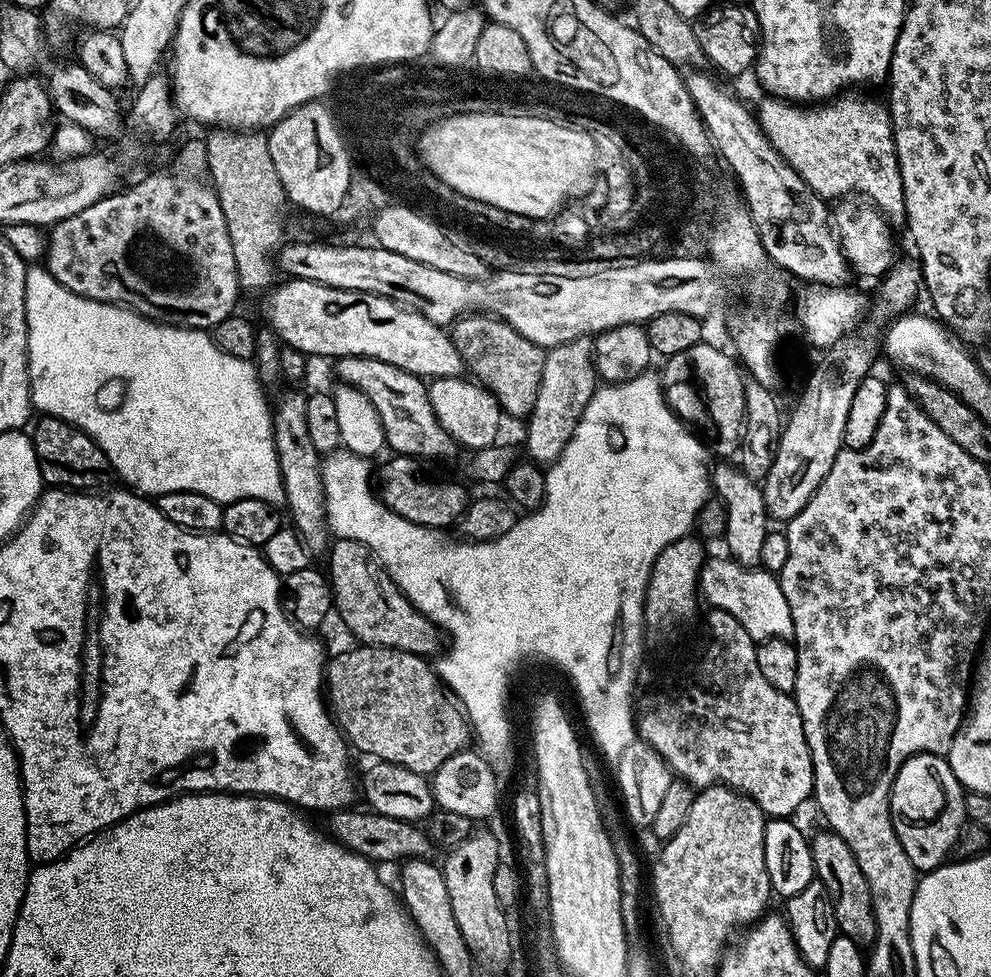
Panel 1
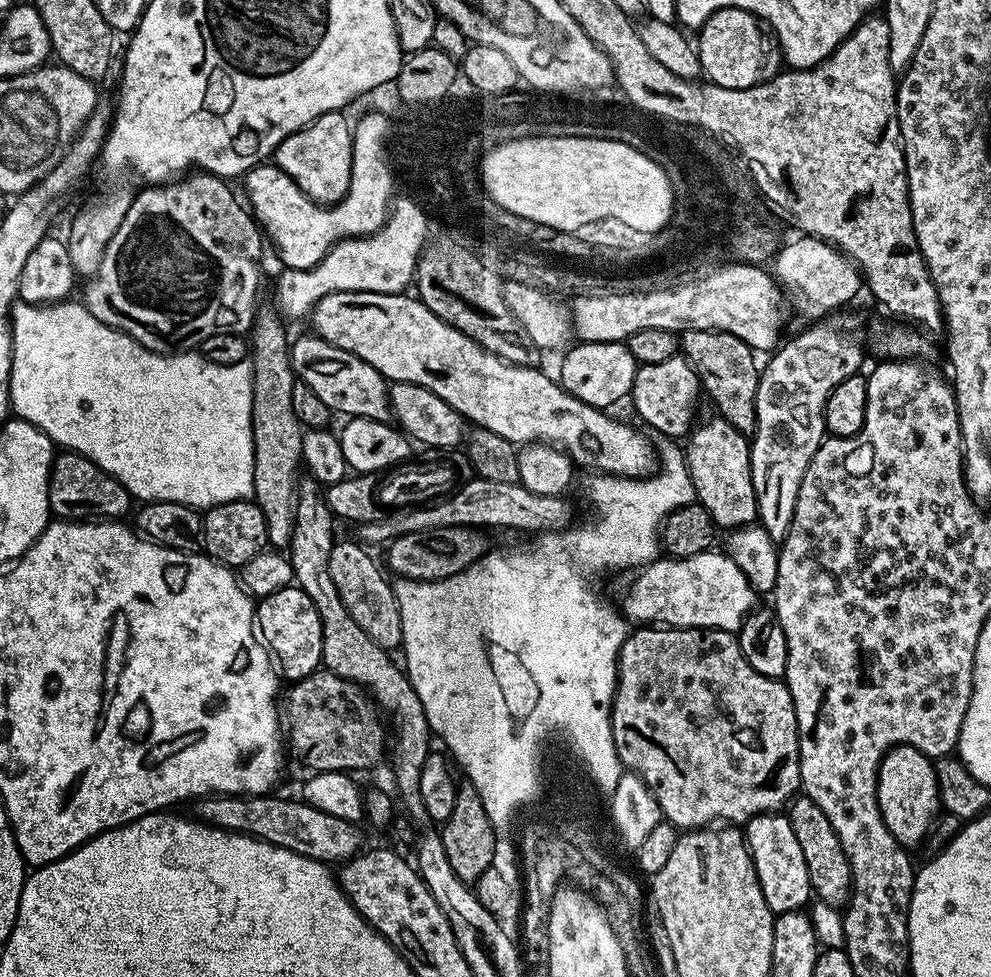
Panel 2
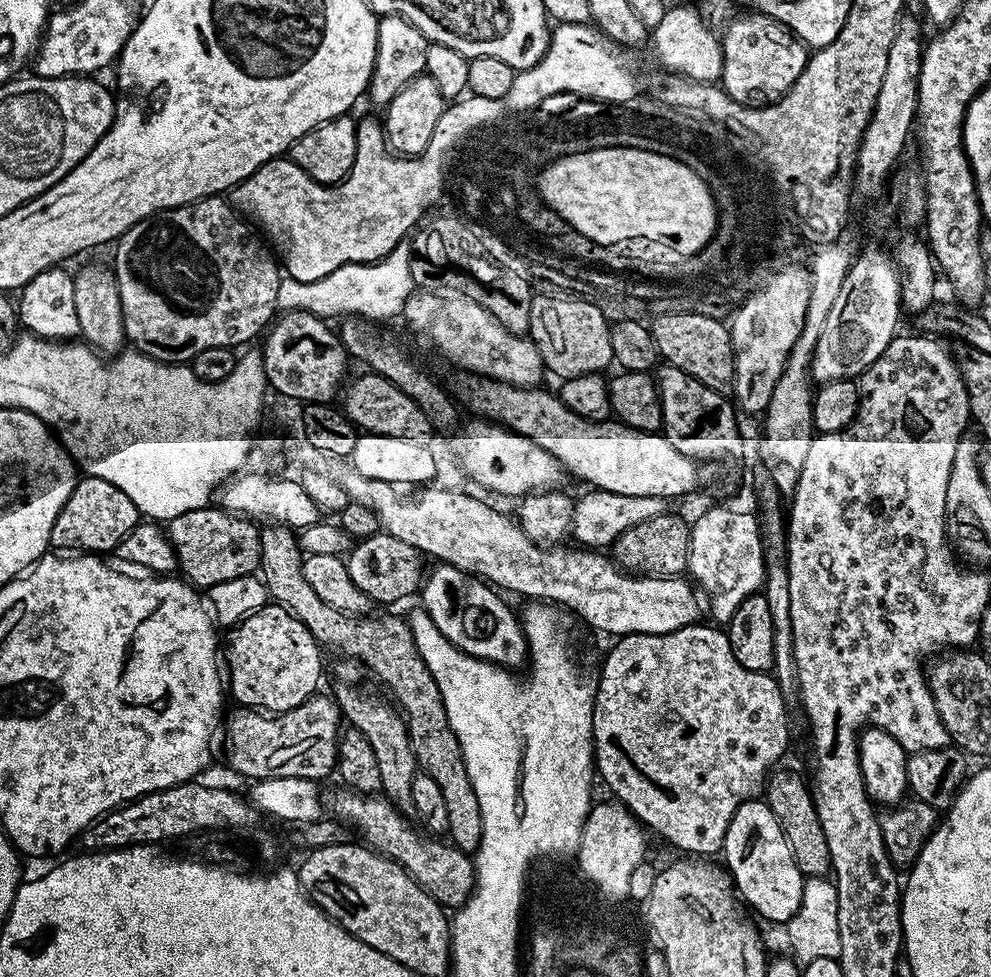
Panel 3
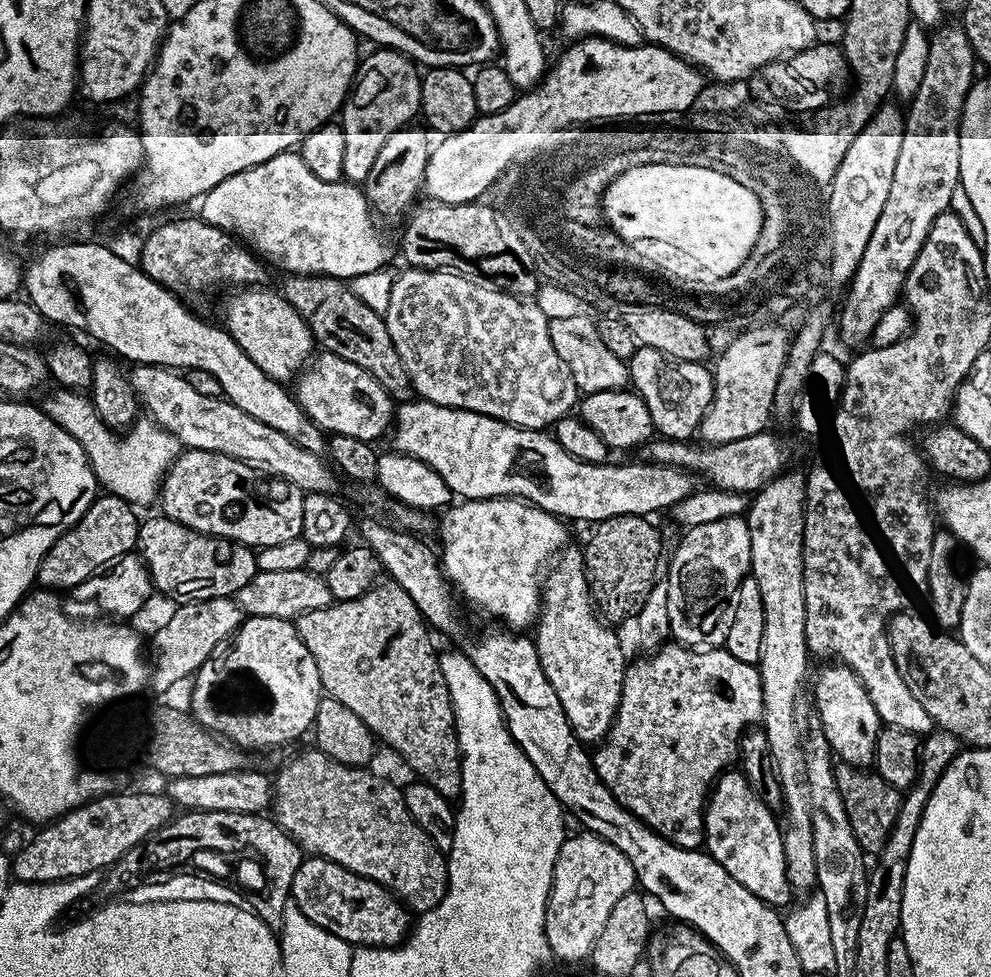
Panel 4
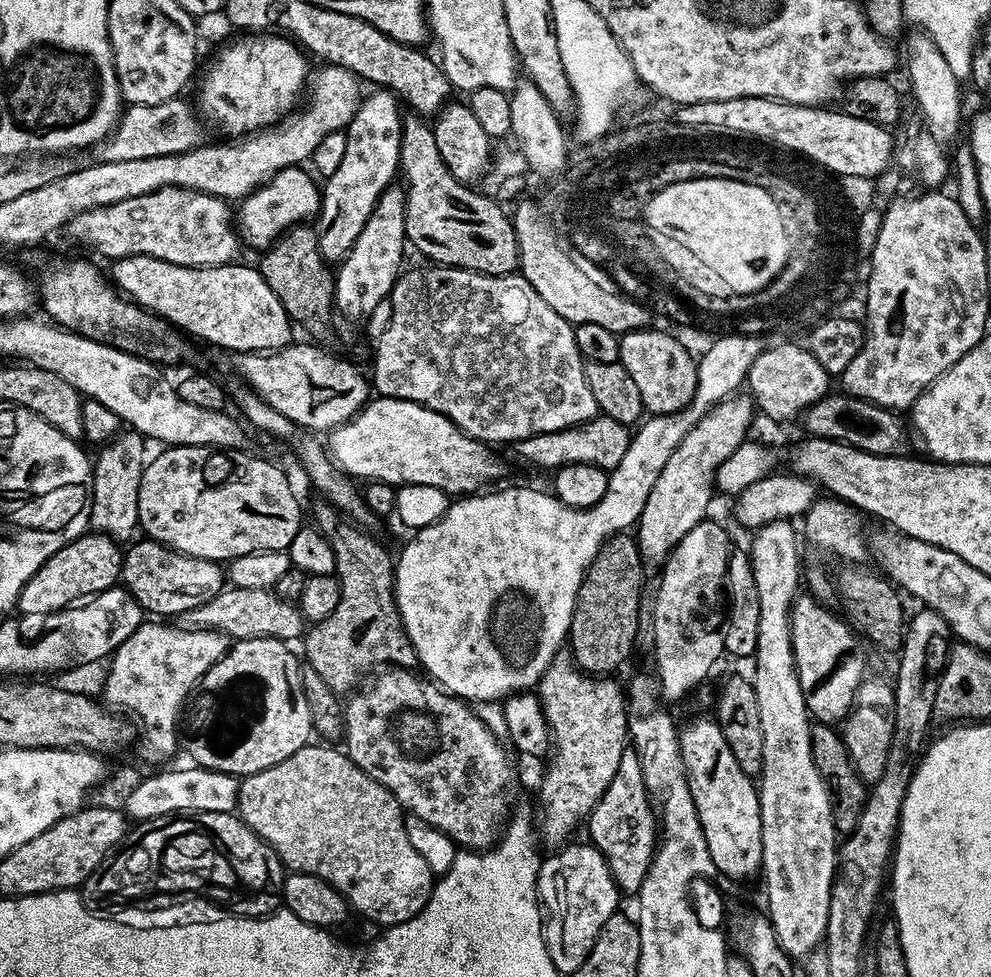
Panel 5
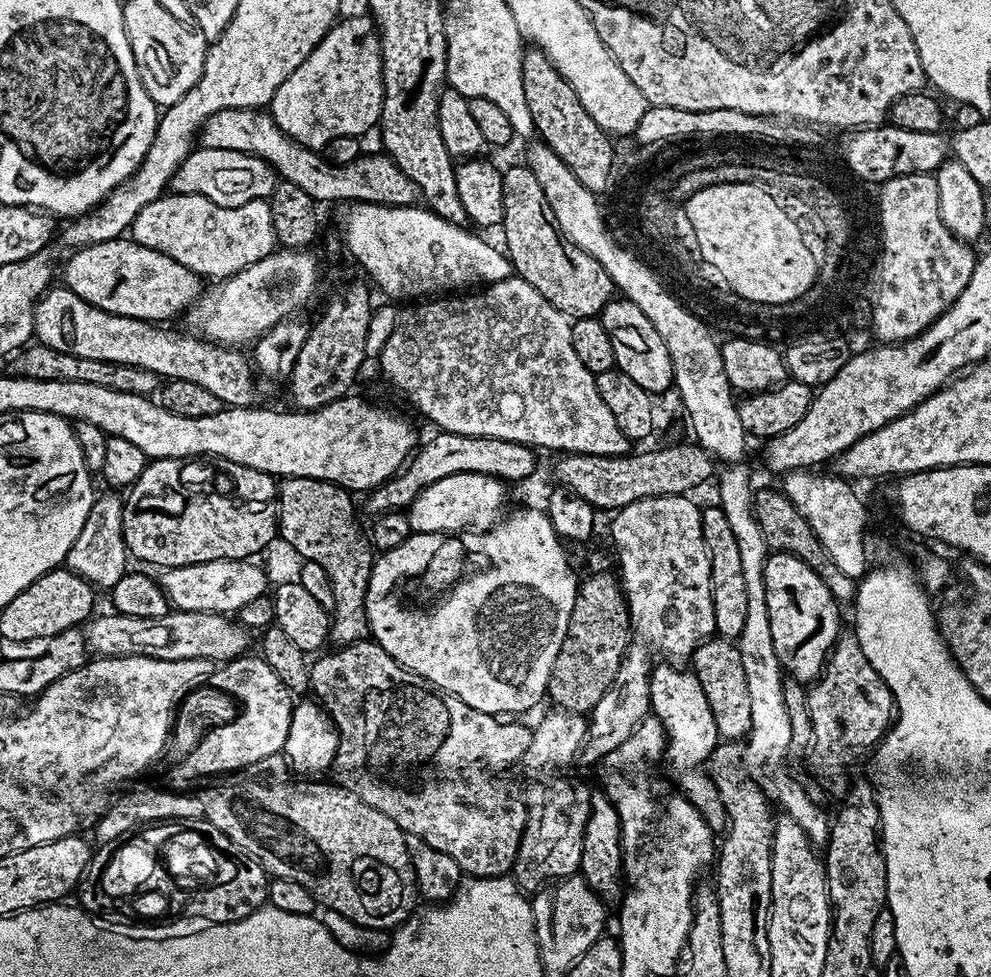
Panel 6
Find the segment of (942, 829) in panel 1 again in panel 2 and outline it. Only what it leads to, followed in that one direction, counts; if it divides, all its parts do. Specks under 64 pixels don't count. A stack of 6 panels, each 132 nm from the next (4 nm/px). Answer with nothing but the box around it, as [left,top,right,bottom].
[876,744,942,850]

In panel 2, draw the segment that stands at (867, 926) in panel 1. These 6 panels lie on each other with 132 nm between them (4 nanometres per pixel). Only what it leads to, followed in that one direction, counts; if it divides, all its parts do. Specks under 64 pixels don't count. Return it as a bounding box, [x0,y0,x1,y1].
[786,794,852,908]

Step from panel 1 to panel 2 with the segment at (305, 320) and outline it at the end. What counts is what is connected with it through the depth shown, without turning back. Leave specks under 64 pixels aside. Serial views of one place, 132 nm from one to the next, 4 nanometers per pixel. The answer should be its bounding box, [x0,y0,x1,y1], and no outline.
[310,292,658,478]

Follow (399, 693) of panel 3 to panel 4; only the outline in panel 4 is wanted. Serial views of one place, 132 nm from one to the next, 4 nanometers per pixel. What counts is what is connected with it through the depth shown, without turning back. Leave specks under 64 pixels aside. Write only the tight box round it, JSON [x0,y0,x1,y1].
[294,582,462,797]

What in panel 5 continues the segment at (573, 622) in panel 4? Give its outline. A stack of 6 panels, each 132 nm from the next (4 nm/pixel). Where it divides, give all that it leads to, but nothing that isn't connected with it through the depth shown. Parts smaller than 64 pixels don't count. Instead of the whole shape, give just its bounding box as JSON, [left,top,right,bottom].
[538,650,630,846]

